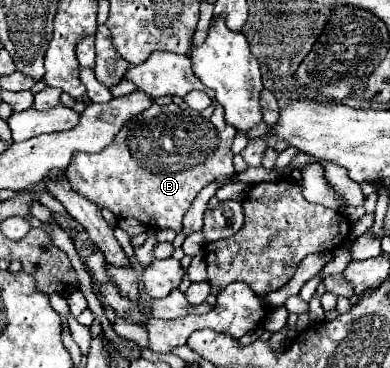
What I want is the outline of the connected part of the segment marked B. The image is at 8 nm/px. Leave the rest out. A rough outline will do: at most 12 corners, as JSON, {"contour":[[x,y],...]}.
{"contour":[[151,104],[115,142],[75,154],[75,192],[181,232],[195,196],[229,184],[223,106],[195,122]]}

